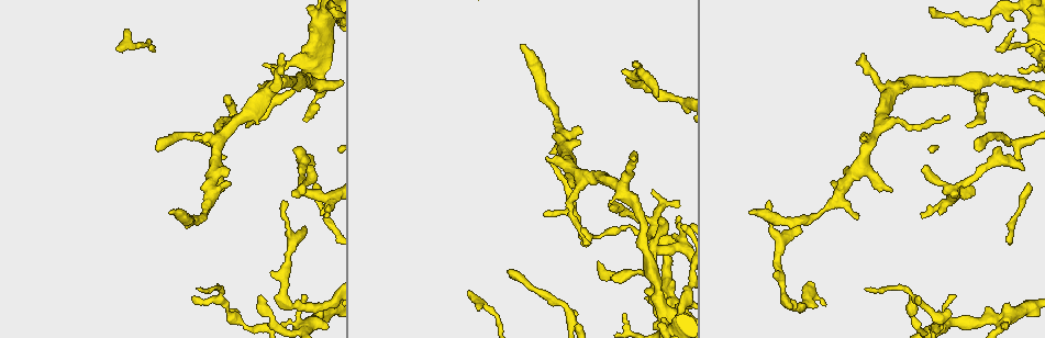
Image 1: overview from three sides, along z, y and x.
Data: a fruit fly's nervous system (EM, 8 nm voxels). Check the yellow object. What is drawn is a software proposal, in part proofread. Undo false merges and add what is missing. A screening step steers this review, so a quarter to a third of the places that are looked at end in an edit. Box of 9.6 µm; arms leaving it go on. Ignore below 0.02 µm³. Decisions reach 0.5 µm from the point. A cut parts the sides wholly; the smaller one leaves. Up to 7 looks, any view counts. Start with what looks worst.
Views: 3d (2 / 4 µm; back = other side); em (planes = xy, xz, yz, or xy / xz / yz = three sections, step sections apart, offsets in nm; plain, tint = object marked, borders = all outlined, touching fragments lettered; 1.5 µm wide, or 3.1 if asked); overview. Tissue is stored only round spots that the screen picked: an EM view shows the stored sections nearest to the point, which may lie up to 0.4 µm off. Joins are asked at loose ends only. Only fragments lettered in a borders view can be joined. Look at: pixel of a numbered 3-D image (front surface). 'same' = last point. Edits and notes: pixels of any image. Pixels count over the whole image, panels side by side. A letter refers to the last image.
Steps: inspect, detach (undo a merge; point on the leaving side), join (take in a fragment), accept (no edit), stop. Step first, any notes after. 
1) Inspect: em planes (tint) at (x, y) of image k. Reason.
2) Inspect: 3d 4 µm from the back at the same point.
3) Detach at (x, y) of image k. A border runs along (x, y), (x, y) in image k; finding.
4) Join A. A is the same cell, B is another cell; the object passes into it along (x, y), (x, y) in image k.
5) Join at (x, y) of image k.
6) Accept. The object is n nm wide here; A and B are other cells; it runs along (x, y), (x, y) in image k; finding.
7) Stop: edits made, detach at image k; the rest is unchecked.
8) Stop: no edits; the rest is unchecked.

Inspect: 3d 2 µm at (305, 231) of image 1. Branch stops here.

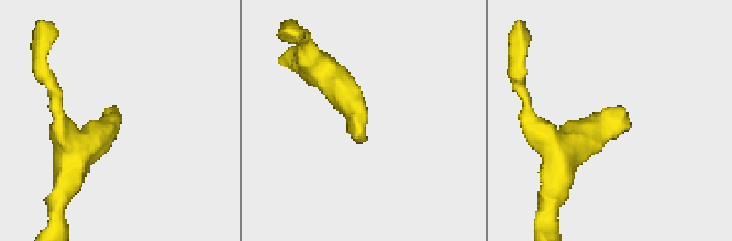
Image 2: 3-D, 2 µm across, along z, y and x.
Inspect: em yz step 8 (tint) at (629, 127) of image 2. Now the EM.

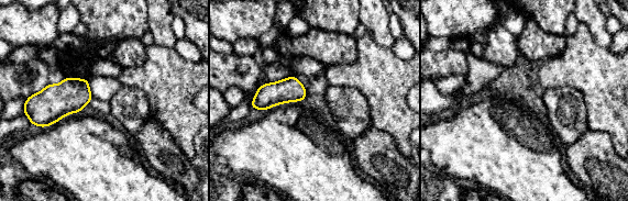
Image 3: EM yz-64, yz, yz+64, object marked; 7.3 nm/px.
Inspect: em planes (borders) at the same point.

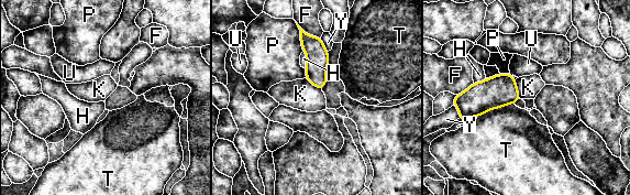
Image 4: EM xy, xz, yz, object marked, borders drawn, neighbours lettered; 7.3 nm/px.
Accept. The longest contact is with T, 300 nm; F, H, K, P, T, U and Y are other cells; no lettered fragment goes on from it.

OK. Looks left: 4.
Inspect: 3d 4 µm from the back at (158, 150) of image 1. Free end.

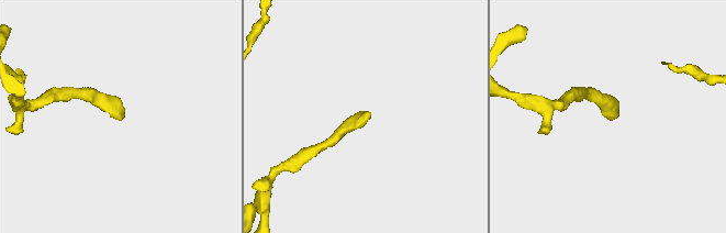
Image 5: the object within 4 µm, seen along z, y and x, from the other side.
Inspect: em planes (tint) at (369, 113) of image 5.

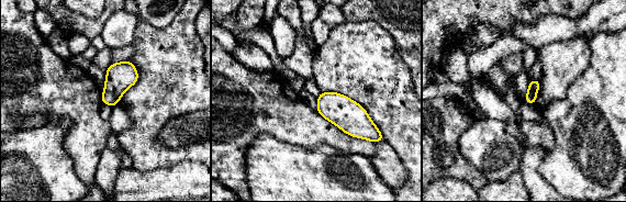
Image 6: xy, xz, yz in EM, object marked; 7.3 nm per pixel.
Inspect: em planes (borders) at the same point. See the neighbours.

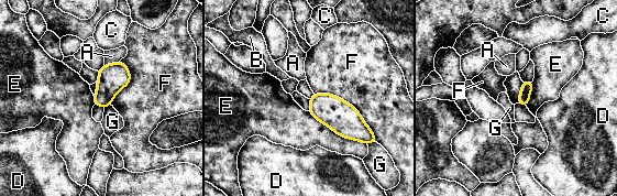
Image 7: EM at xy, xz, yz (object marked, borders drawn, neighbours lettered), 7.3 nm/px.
Accept. A, B, C, D, E, F and G are other cells; a border runs along (308, 111), (341, 135), (366, 144) in image 7; none of them fits.

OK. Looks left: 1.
Stop: no edits; the rest is unchecked.

